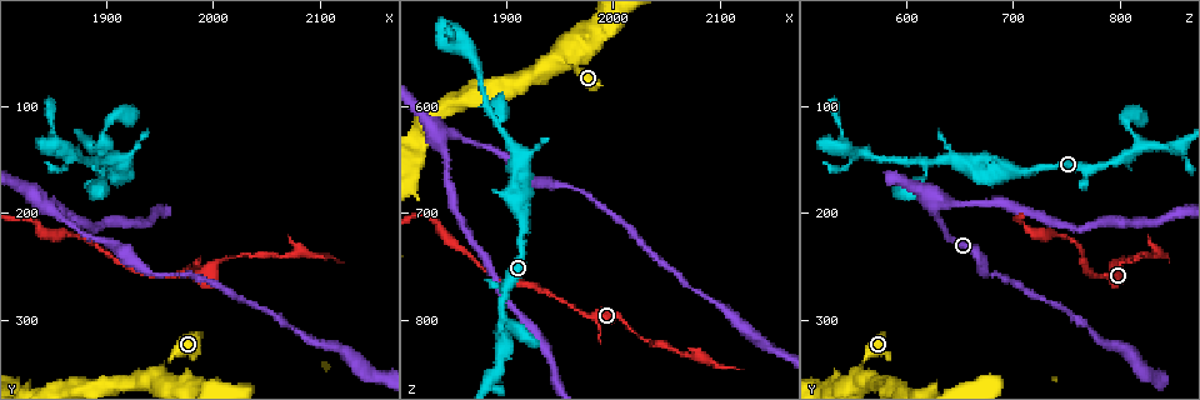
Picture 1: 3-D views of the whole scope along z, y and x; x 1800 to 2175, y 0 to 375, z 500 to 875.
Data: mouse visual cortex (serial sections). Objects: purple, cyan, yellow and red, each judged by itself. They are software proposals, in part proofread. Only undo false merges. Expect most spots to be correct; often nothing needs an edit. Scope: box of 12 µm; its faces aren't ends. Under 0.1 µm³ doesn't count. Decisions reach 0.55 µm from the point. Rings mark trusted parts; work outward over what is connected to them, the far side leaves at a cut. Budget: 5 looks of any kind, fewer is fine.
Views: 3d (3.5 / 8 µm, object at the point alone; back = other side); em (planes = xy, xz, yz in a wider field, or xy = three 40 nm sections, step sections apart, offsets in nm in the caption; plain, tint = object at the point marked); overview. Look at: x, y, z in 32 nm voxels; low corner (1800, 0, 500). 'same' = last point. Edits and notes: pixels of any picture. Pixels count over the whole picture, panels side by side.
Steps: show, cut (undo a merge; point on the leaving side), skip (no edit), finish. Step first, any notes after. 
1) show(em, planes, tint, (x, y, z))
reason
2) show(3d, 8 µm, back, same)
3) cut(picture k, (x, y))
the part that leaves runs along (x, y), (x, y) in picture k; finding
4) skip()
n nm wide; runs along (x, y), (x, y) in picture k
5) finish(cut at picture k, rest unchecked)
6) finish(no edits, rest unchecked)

show(3d, 3.5 µm, (1838, 190, 624))
abrupt turn

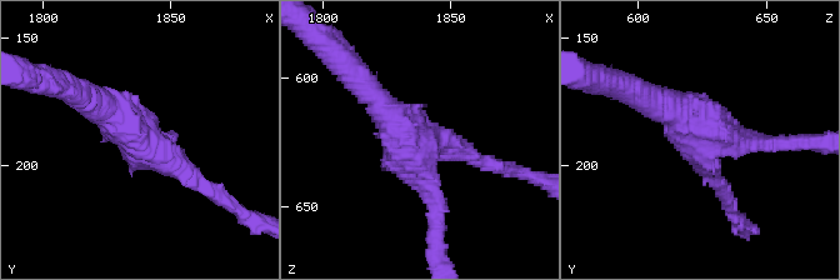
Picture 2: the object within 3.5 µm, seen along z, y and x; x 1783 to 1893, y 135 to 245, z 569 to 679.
show(em, xy, step 2, tint, (1839, 191, 626))
3 arms; arms of 200, 200, 400 nm

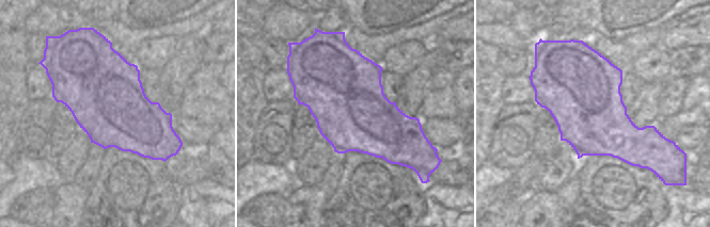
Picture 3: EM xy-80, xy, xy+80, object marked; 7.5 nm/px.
skip()
runs along (489, 163), (420, 146), (435, 214) in picture 2; all the same cell

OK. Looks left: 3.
show(3d, 3.5 µm, (1948, 352, 552))
abrupt turn

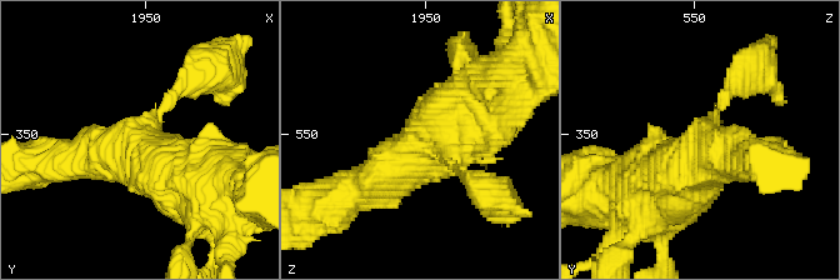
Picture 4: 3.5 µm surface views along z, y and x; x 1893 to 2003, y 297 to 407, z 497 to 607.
show(em, planes, tint, (1949, 354, 553))

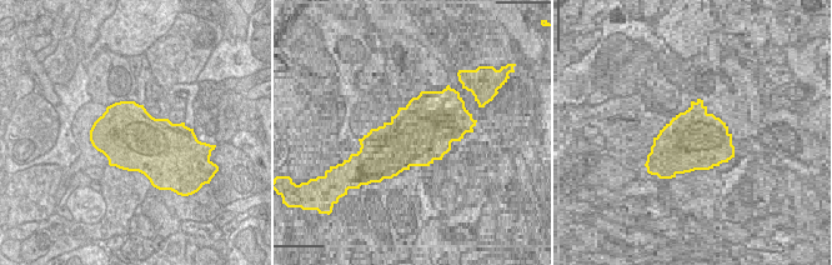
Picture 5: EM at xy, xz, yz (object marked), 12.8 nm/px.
skip()
800 nm wide; runs along (189, 85), (131, 154), (74, 158) in picture 4; one cell here

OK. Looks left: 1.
finish(no edits, rest unchecked)

